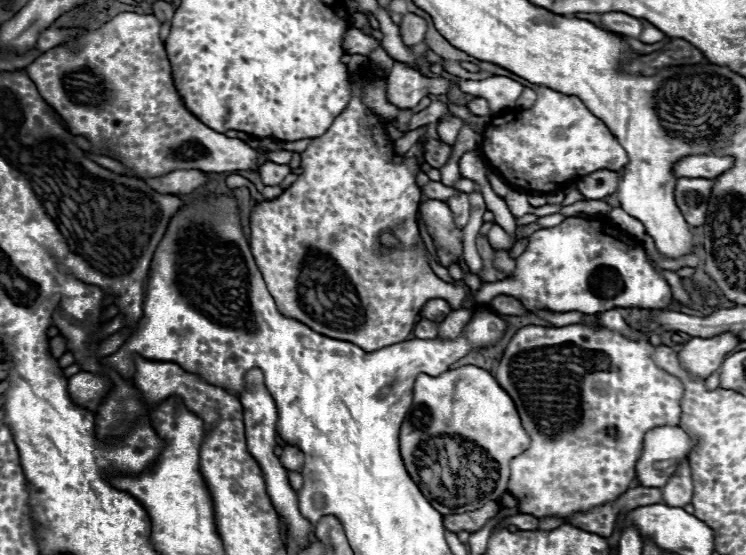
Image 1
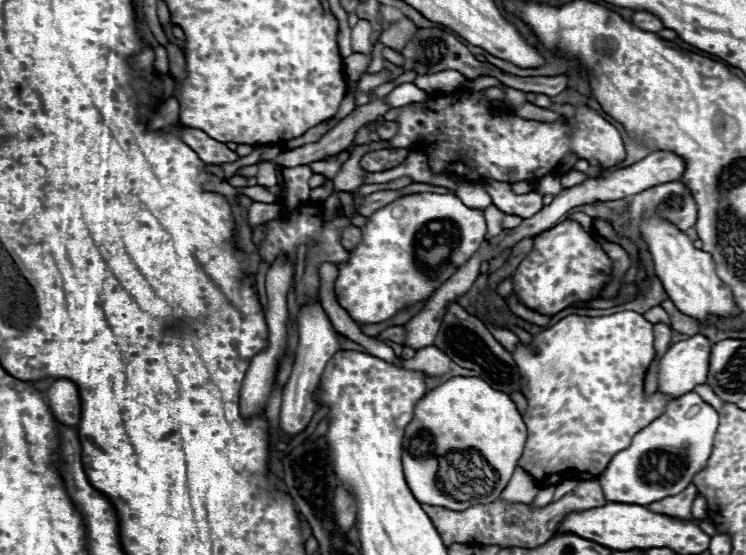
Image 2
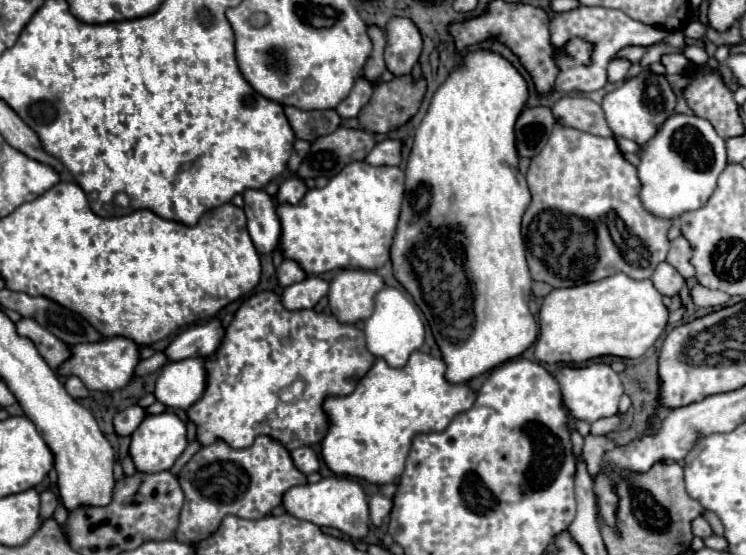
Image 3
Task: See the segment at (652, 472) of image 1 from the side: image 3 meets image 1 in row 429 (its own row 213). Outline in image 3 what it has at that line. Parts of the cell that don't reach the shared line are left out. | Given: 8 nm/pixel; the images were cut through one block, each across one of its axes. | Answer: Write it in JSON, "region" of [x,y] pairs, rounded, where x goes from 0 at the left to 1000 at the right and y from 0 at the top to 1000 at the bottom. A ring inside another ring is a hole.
{"region":[[[903,205],[890,220],[890,231],[871,252],[869,267],[858,274],[858,299],[855,299],[855,317],[861,328],[858,357],[869,375],[869,382],[885,393],[909,393],[914,382],[938,375],[938,368],[944,368],[949,353],[954,353],[954,346],[960,342],[960,324],[971,303],[973,303],[973,256],[960,241],[957,227],[936,209]]]}

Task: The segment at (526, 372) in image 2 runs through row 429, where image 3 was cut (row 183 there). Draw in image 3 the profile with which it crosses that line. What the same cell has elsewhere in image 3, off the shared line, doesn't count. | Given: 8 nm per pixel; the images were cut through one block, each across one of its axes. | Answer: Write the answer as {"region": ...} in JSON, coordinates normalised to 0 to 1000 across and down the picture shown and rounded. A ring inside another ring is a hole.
{"region":[[[745,223],[735,259],[724,281],[710,292],[705,328],[713,364],[700,393],[700,425],[705,443],[705,468],[716,505],[732,508],[743,519],[761,519],[786,508],[799,508],[826,490],[836,490],[850,505],[874,501],[879,479],[893,468],[898,450],[895,414],[903,396],[871,386],[858,360],[855,306],[834,281],[823,249],[804,249],[756,223]]]}

